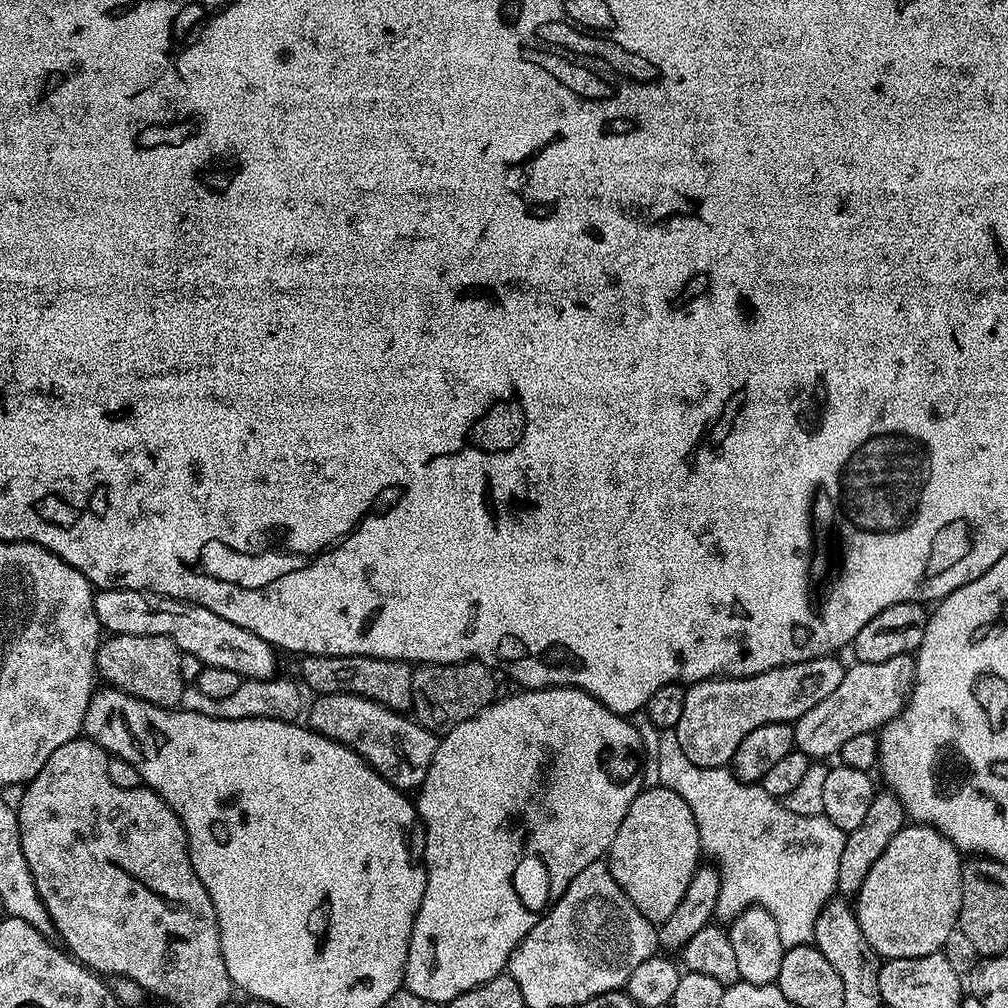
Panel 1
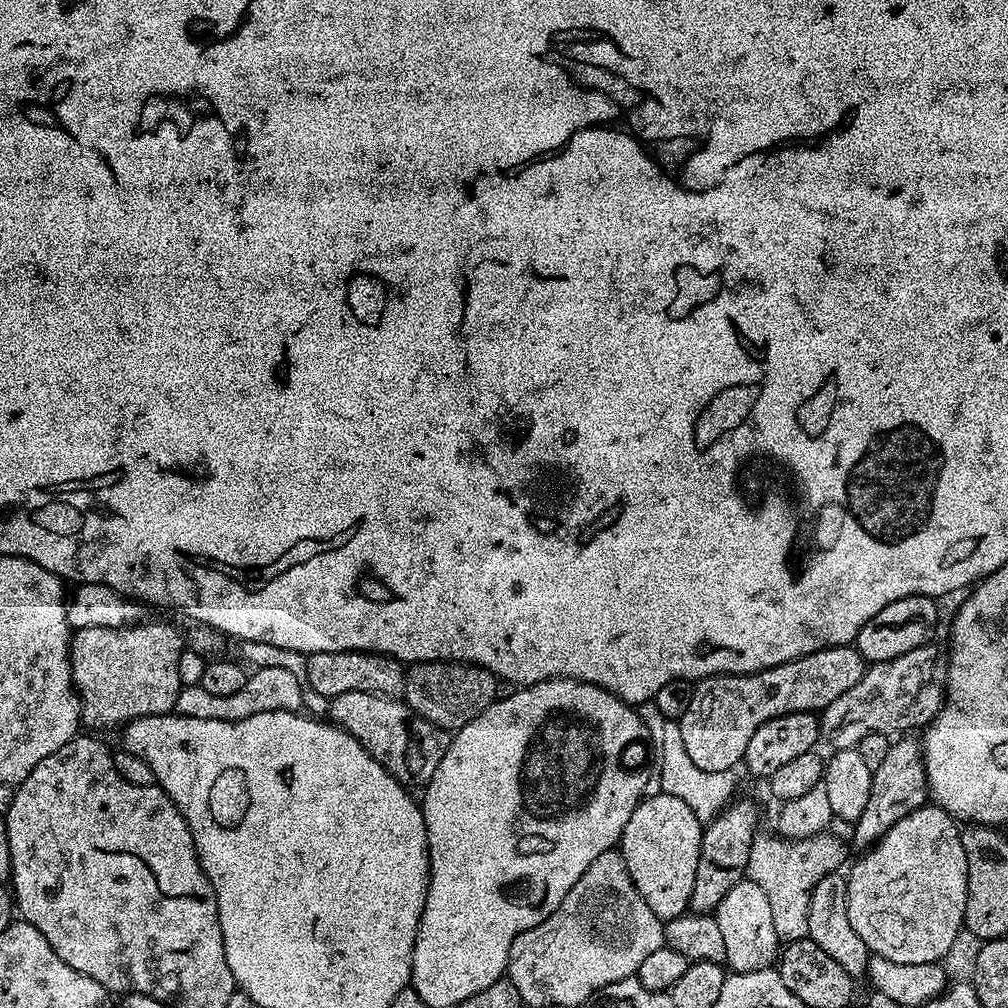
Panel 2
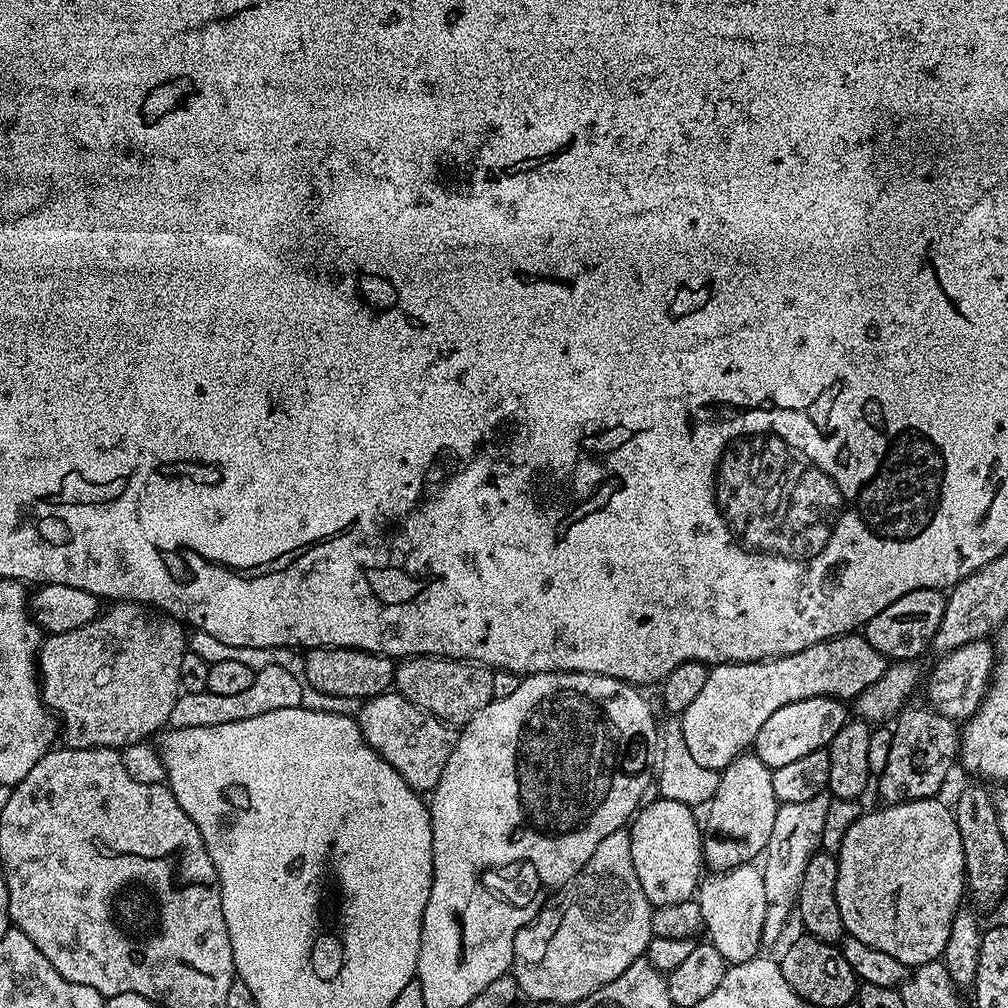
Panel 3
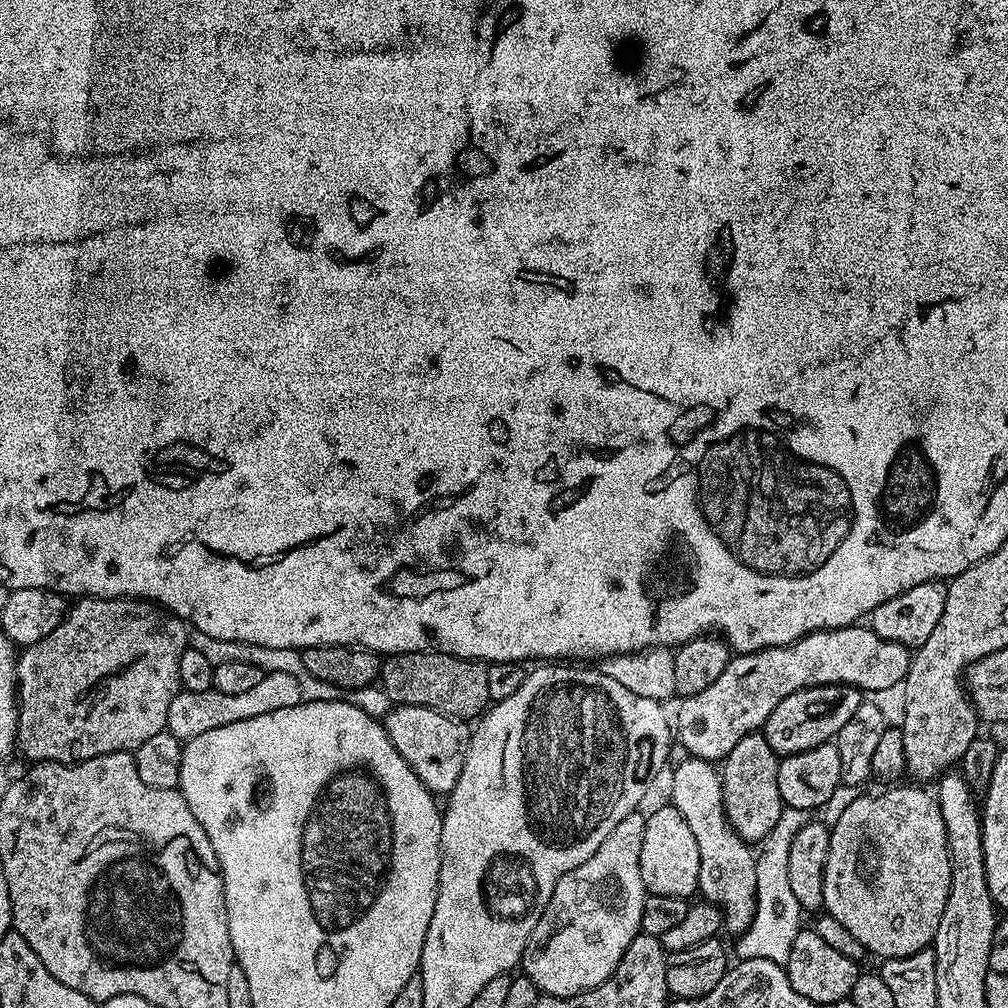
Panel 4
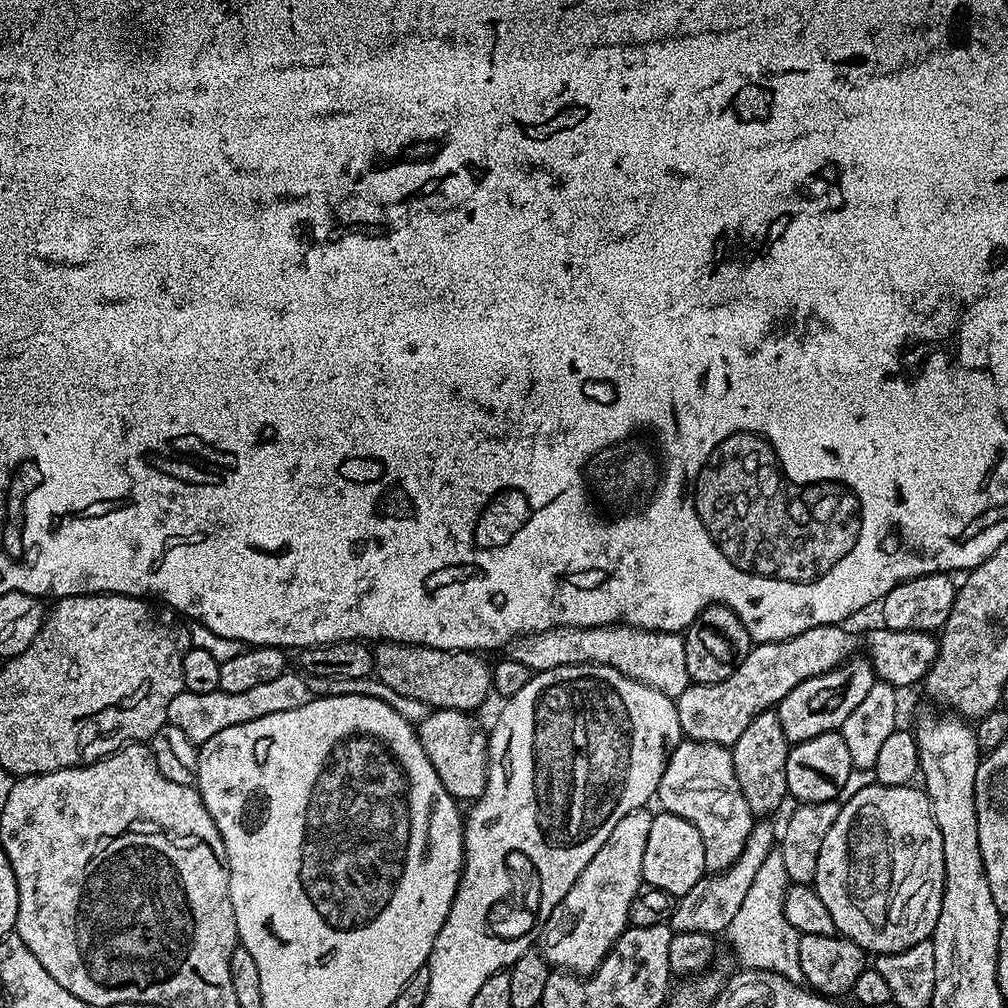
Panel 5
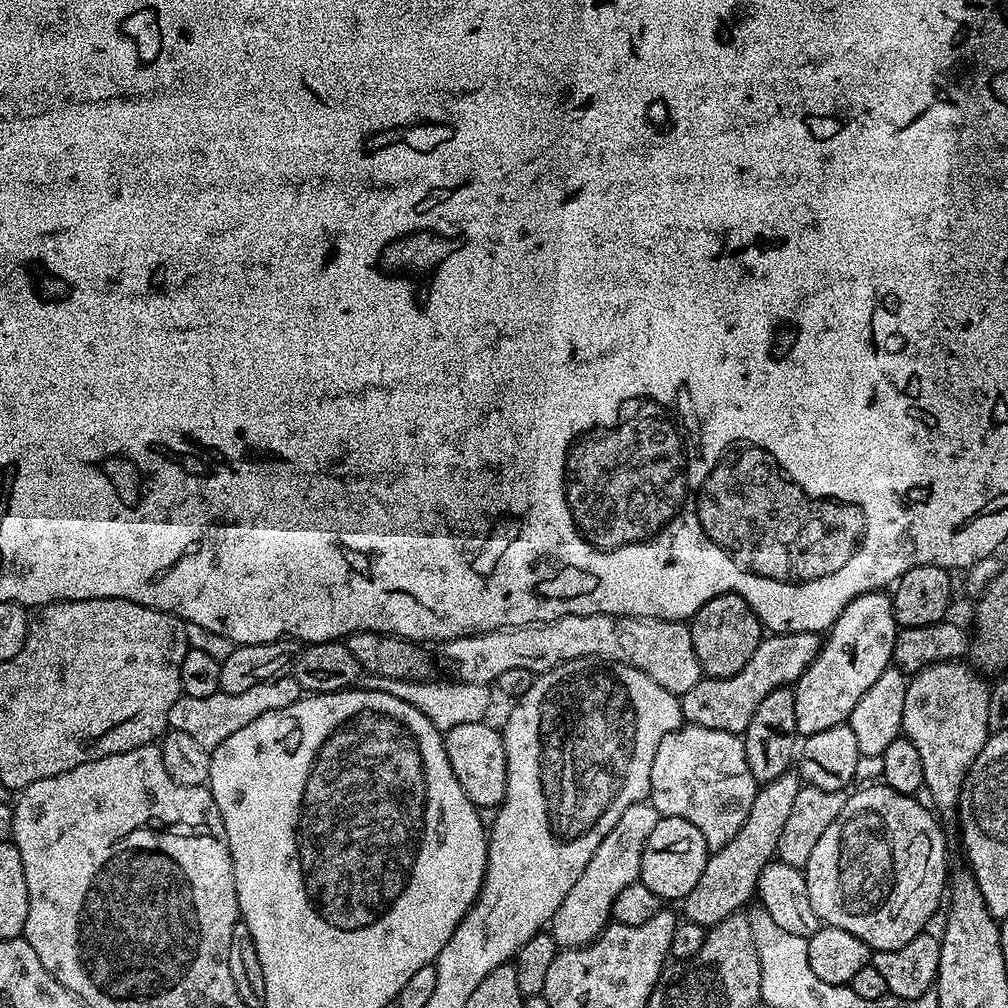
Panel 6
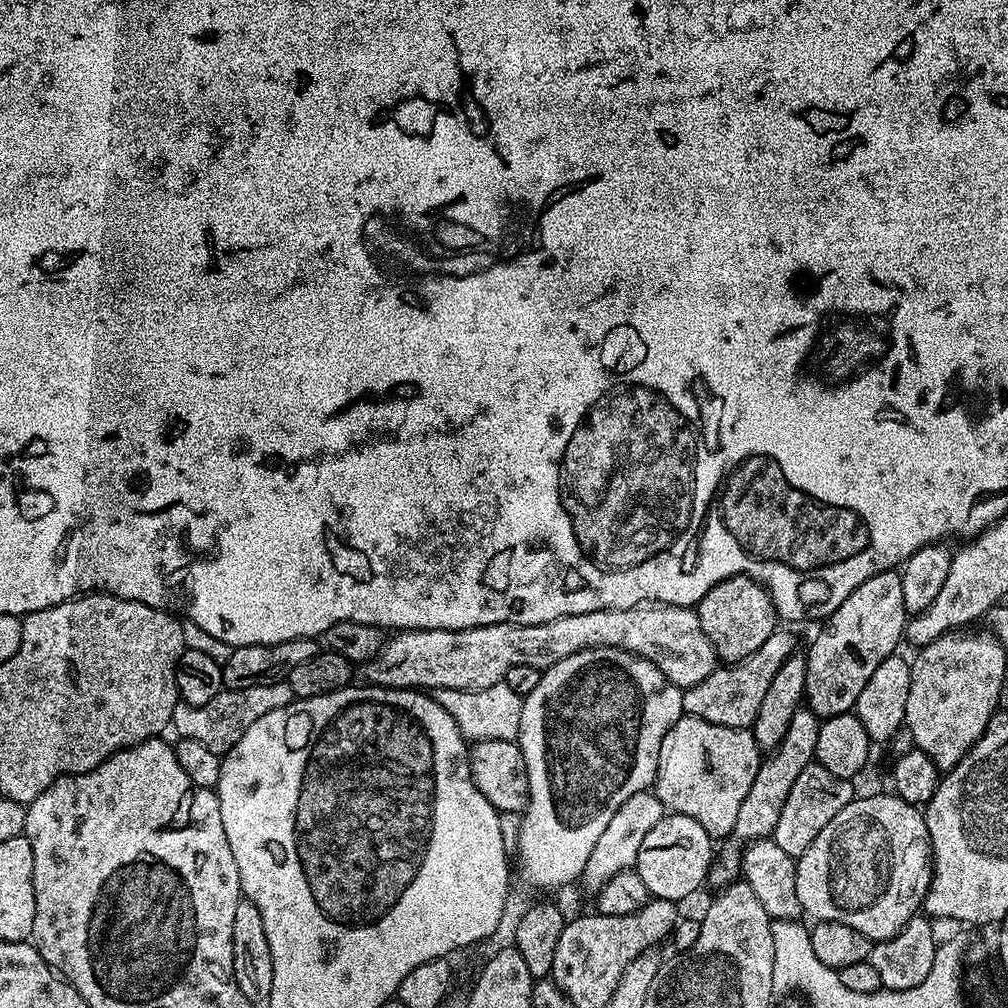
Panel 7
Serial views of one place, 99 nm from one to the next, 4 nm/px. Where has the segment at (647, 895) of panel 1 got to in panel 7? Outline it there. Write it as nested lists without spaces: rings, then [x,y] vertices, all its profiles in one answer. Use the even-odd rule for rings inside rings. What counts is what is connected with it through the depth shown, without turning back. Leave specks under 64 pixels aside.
[[[666,814],[646,834],[642,846],[638,846],[636,872],[646,882],[646,890],[657,900],[674,900],[683,902],[701,887],[705,887],[708,870],[714,859],[713,837],[708,835],[694,818],[686,818],[675,814]]]

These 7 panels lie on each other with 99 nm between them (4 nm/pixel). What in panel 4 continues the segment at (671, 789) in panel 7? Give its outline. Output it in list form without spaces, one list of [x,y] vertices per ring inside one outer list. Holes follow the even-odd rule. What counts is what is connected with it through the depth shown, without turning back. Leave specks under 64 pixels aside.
[[[684,758],[684,761],[672,772],[672,800],[671,807],[686,818],[686,826],[690,826],[694,833],[694,842],[698,842],[698,882],[696,883],[699,895],[707,903],[716,905],[724,913],[723,927],[729,928],[733,934],[745,932],[754,918],[756,909],[756,852],[749,841],[743,840],[741,836],[730,826],[728,815],[724,809],[724,795],[722,794],[722,782],[720,781],[720,772],[715,763],[707,760],[697,760],[695,758]],[[736,892],[740,892],[740,900],[744,905],[737,914],[732,909],[732,899]]]

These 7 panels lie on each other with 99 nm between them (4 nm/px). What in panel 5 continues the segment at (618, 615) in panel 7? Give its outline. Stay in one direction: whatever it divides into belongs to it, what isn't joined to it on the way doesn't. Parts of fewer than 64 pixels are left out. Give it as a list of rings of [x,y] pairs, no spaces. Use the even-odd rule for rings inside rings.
[[[608,624],[605,628],[551,628],[519,637],[510,651],[511,659],[522,662],[522,666],[532,669],[533,673],[562,666],[601,664],[673,698],[682,695],[690,683],[686,670],[686,646],[679,632],[655,632],[632,628],[629,624]]]

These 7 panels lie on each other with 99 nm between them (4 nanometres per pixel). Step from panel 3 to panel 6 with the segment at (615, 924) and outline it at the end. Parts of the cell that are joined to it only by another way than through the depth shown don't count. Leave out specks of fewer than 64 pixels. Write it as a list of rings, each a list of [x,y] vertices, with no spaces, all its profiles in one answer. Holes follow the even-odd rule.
[[[648,800],[629,806],[622,813],[622,818],[614,822],[610,834],[602,838],[598,850],[594,850],[594,858],[582,870],[582,878],[570,886],[570,894],[558,906],[558,910],[552,915],[550,931],[561,949],[581,948],[591,940],[595,940],[612,920],[612,907],[614,898],[626,890],[626,886],[637,883],[640,879],[640,867],[642,866],[642,854],[646,842],[650,838],[654,826],[662,819],[661,809]]]

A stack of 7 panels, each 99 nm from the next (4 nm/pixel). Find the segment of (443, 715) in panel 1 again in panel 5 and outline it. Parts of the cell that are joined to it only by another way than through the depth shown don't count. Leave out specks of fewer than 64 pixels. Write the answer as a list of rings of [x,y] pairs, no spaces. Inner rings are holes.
[[[380,642],[372,653],[375,679],[405,698],[415,698],[430,710],[445,708],[475,713],[476,707],[492,692],[492,669],[483,655],[427,648],[421,644],[389,644]]]

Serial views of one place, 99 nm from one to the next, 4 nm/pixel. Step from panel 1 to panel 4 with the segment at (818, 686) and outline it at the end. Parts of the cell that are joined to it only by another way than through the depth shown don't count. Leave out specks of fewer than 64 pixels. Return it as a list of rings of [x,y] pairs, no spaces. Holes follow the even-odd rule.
[[[871,627],[817,630],[784,648],[764,648],[761,652],[733,655],[714,686],[706,686],[706,690],[679,701],[676,716],[674,712],[674,732],[679,747],[681,744],[689,757],[720,762],[742,742],[742,738],[746,738],[746,734],[763,729],[766,718],[774,714],[774,706],[778,706],[782,698],[798,694],[798,690],[827,684],[848,684],[864,694],[899,689],[911,662],[909,648],[878,638]]]

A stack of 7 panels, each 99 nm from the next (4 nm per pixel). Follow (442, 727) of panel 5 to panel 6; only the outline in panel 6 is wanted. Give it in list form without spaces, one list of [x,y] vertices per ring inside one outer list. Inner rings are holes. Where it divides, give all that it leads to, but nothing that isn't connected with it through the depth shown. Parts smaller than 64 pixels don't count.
[[[462,722],[443,733],[444,749],[450,758],[450,764],[462,790],[470,802],[481,810],[495,810],[500,807],[506,794],[506,774],[508,773],[508,755],[504,749],[504,738],[488,722]]]

